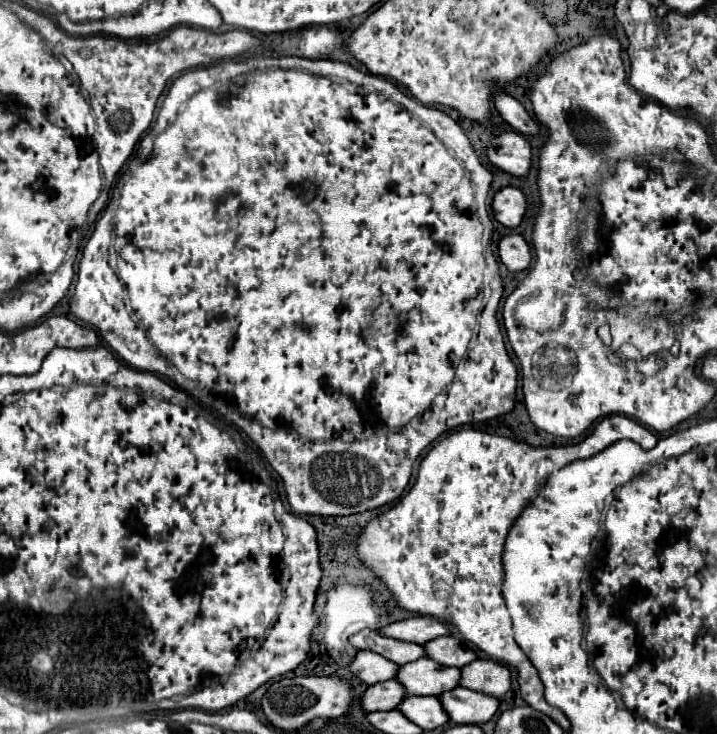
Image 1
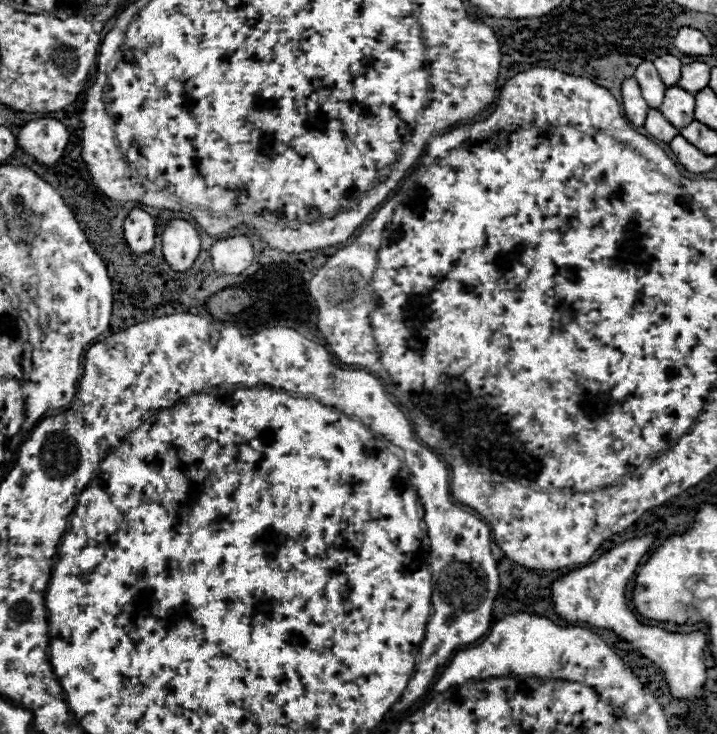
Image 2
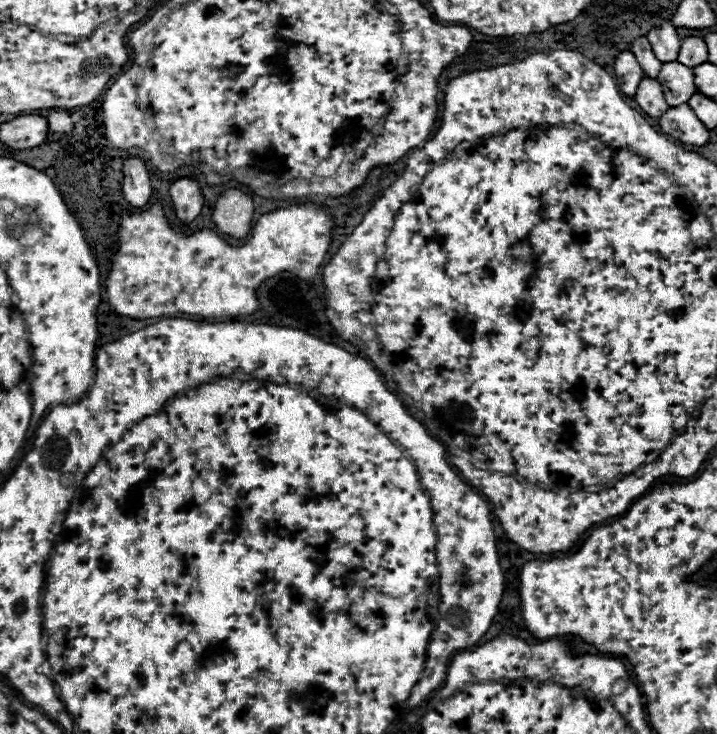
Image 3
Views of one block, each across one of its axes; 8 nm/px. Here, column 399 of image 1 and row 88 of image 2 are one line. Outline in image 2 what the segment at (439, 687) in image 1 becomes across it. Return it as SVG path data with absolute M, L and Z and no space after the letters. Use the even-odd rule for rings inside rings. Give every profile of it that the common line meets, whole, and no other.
M680 86L668 88L660 110L666 116L666 120L680 130L694 120L694 96L682 90Z

